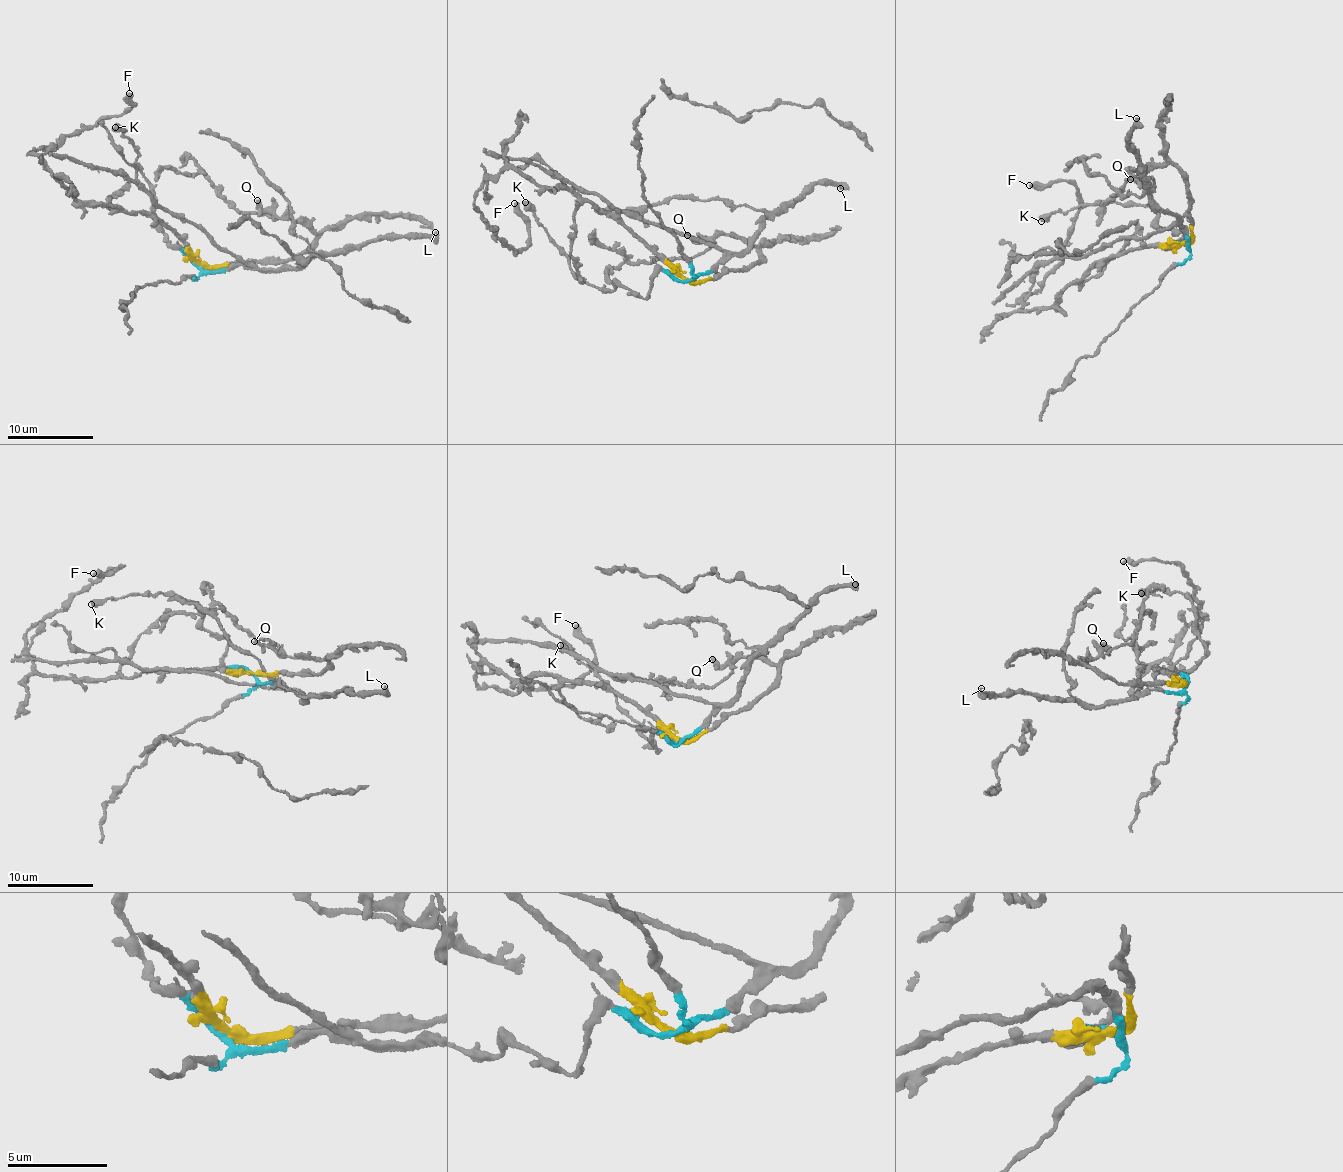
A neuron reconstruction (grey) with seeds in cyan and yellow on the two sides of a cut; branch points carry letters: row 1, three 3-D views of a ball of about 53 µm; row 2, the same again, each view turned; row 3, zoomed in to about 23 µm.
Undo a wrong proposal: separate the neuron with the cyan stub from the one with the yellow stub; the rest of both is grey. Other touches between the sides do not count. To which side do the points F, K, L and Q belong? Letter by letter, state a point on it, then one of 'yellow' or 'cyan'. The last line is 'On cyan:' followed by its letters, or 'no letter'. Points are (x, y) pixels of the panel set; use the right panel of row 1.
F: (1029, 185) | yellow
K: (1041, 221) | cyan
L: (1136, 118) | cyan
Q: (1130, 179) | yellow
On cyan: K, L

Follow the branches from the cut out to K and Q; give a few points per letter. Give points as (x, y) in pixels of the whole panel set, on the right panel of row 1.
K: (1187, 243), (1168, 248), (1182, 237), (1159, 224), (1158, 212), (1114, 201), (1054, 212), (1040, 221)
Q: (1187, 243), (1195, 236), (1189, 212), (1192, 204), (1178, 169), (1167, 165), (1149, 170), (1140, 179), (1129, 178)

